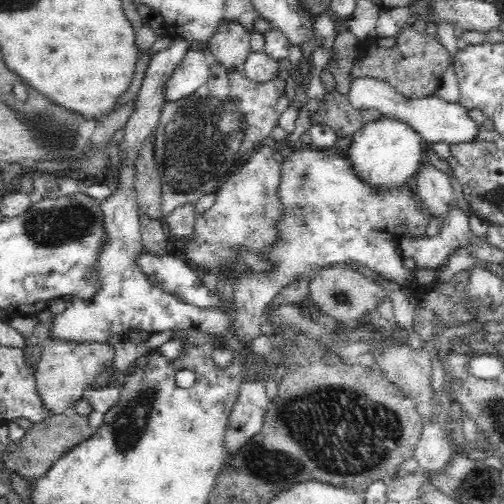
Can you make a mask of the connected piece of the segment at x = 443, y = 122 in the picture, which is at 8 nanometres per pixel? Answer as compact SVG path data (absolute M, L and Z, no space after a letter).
M350 76L350 82L350 90L346 95L347 107L356 110L374 108L382 115L389 115L389 118L400 118L417 131L425 145L441 142L448 144L473 142L480 130L468 115L468 110L459 102L446 102L438 94L422 98L406 98L402 93L394 91L386 81L377 78Z

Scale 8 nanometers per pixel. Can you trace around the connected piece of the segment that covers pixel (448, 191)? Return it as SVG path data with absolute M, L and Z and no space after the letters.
M426 160L418 170L418 176L416 176L417 196L436 216L448 214L455 204L452 199L454 190L450 181L450 177L430 165Z

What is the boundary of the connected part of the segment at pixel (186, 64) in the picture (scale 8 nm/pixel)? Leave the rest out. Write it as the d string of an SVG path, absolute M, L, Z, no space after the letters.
M189 49L181 62L176 66L164 89L165 102L190 96L198 86L205 85L211 75L211 66L206 63L203 50Z

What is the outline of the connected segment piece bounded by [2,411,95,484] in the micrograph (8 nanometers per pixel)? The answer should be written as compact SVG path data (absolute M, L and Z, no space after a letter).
M70 411L69 413L50 415L40 425L34 425L26 431L26 435L16 444L10 442L6 446L6 452L2 454L2 463L5 468L11 472L16 472L24 477L29 484L32 484L37 478L45 475L48 469L65 452L84 442L95 434L90 428L89 420L86 415L81 415Z

